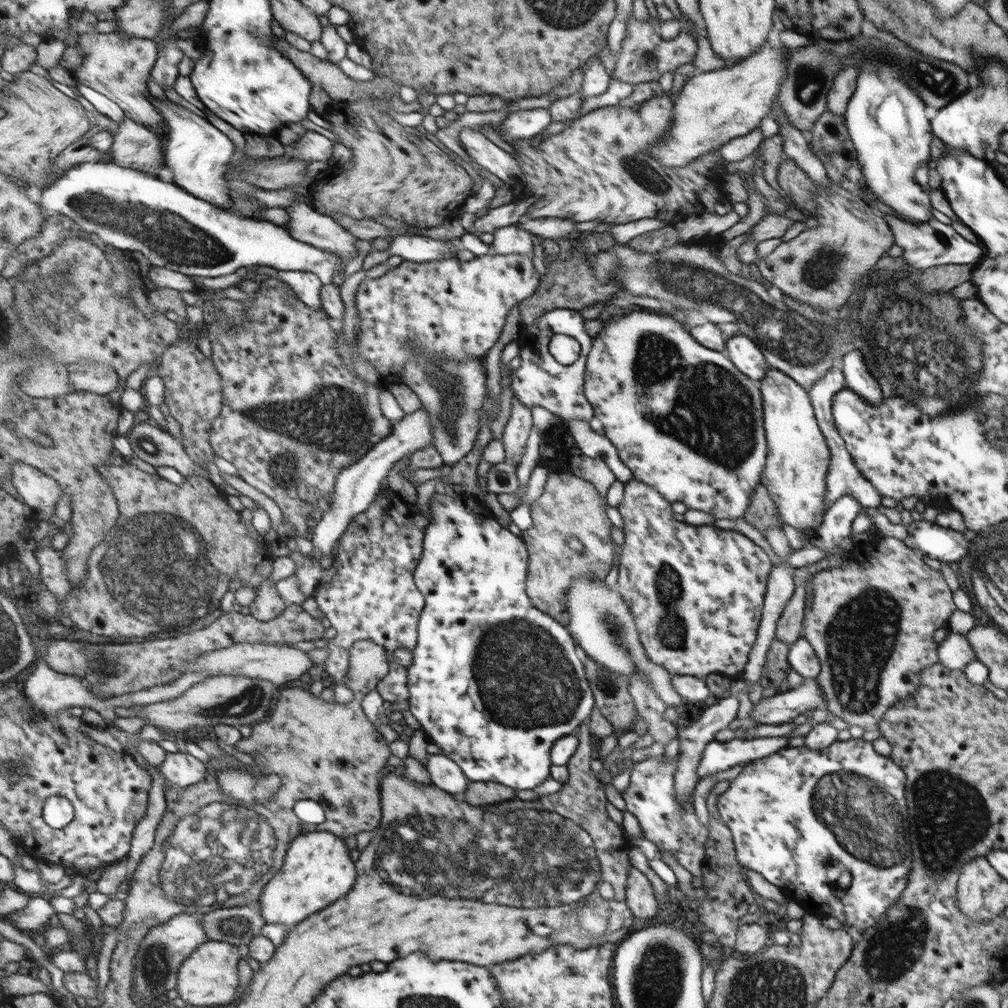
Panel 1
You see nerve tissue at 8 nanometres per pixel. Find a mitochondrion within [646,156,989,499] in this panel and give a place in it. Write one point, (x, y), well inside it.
(925, 331)

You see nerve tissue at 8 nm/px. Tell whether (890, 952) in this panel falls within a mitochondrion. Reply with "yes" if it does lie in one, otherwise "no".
yes

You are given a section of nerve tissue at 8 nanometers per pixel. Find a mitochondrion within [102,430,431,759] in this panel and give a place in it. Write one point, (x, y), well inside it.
(251, 699)

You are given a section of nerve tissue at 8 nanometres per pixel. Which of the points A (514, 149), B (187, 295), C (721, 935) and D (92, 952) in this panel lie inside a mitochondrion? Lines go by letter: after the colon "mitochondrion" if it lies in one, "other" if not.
A: other
B: other
C: other
D: other

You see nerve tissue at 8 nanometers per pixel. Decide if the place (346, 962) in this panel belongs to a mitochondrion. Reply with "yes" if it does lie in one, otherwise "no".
no

